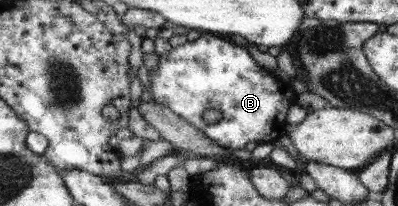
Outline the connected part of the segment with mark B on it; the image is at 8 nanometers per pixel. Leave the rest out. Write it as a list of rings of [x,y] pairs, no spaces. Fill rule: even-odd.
[[[209,33],[201,35],[196,41],[187,41],[184,45],[166,49],[160,54],[157,68],[149,70],[151,88],[148,89],[158,104],[164,105],[183,116],[191,125],[200,129],[207,137],[221,146],[231,149],[243,149],[249,141],[271,142],[285,136],[285,115],[287,109],[295,103],[295,91],[287,80],[275,76],[271,71],[261,67],[247,49],[213,37]],[[207,109],[219,109],[222,118],[216,123],[205,123],[203,113]]]

